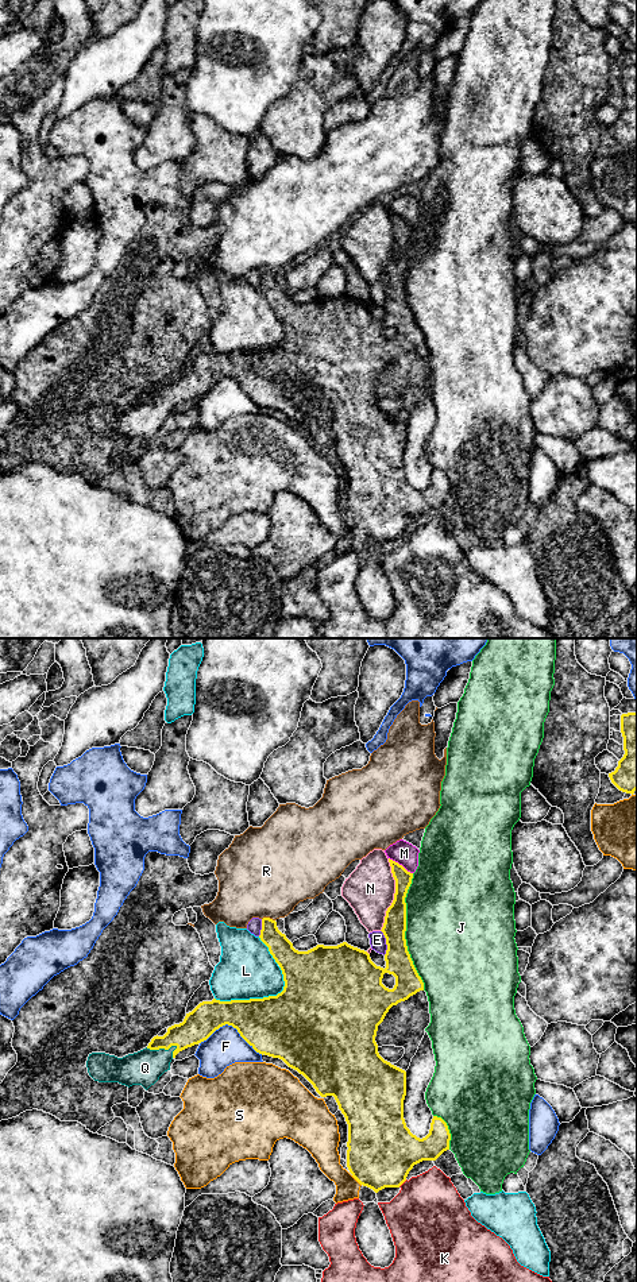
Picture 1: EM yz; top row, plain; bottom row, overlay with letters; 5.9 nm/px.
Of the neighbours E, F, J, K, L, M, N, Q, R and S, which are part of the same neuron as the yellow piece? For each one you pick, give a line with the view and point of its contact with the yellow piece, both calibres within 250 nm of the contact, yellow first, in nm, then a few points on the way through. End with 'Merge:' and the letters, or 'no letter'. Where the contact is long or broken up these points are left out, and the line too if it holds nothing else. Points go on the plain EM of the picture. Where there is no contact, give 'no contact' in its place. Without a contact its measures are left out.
Q: yz (161, 400) | 180/200 nm | across yz (196, 379), (161, 400), (145, 420)
Merge: Q

